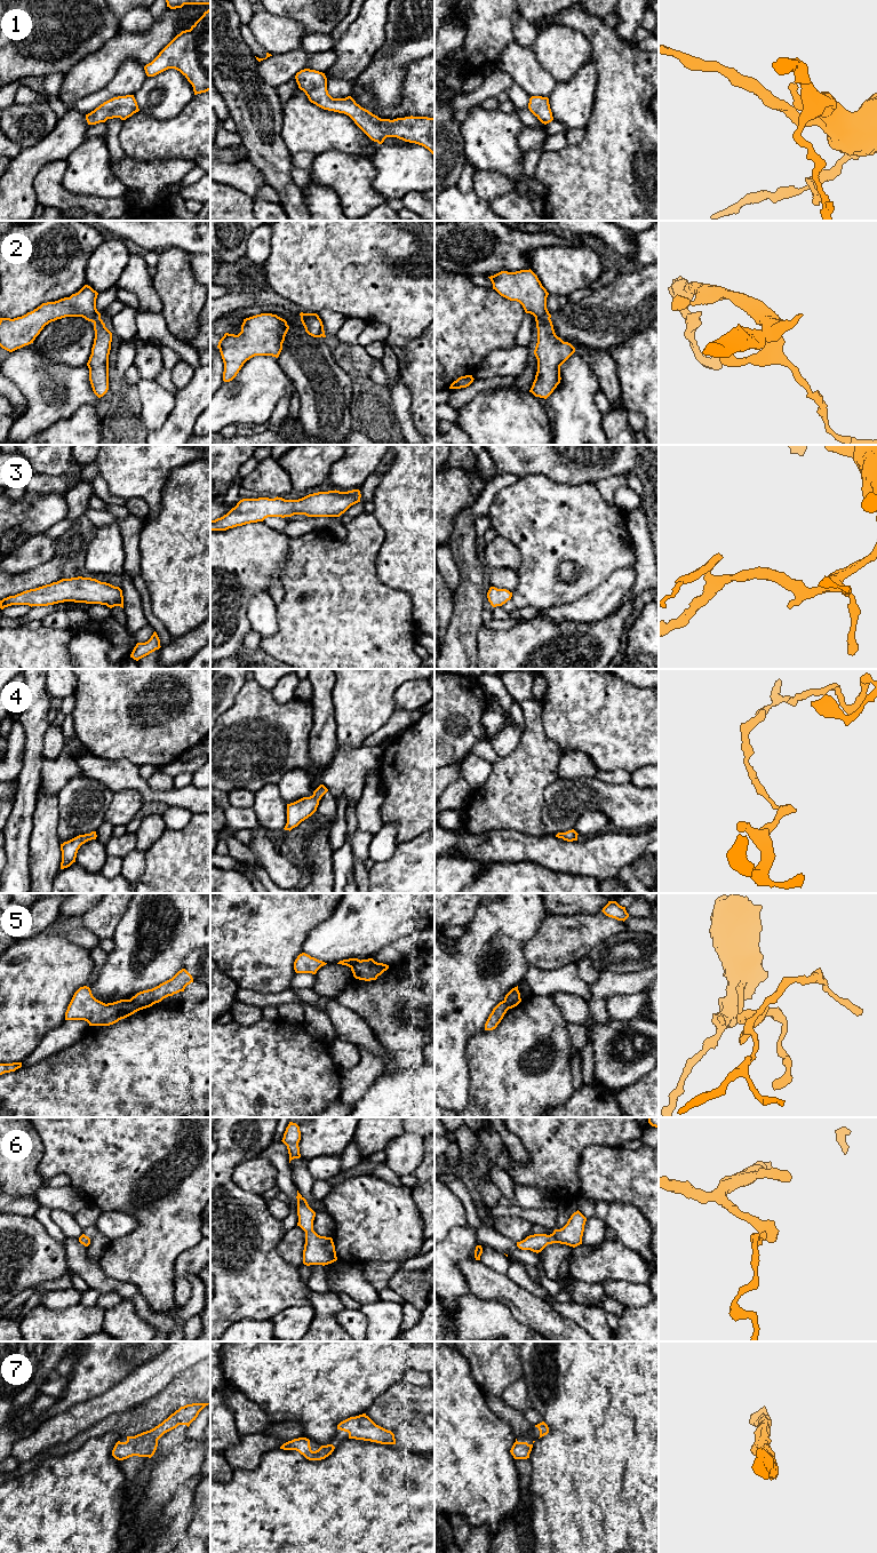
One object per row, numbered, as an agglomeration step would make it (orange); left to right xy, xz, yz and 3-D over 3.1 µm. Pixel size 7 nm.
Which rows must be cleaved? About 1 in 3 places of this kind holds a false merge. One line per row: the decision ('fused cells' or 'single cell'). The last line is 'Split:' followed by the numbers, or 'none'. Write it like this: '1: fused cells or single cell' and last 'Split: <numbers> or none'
1: single cell
2: single cell
3: single cell
4: single cell
5: fused cells
6: single cell
7: single cell
Split: 5

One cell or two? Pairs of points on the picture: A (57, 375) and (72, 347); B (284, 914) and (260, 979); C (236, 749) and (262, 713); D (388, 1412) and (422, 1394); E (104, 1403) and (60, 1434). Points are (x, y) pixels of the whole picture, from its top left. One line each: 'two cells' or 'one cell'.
A: two cells
B: one cell
C: one cell
D: one cell
E: one cell

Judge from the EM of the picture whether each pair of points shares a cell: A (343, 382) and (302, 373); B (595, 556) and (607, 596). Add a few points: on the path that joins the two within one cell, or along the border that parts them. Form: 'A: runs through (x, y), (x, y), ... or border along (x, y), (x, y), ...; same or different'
A: runs through (333, 382), (324, 382), (312, 373); same
B: border along (626, 567), (615, 570), (592, 590), (580, 597); different

